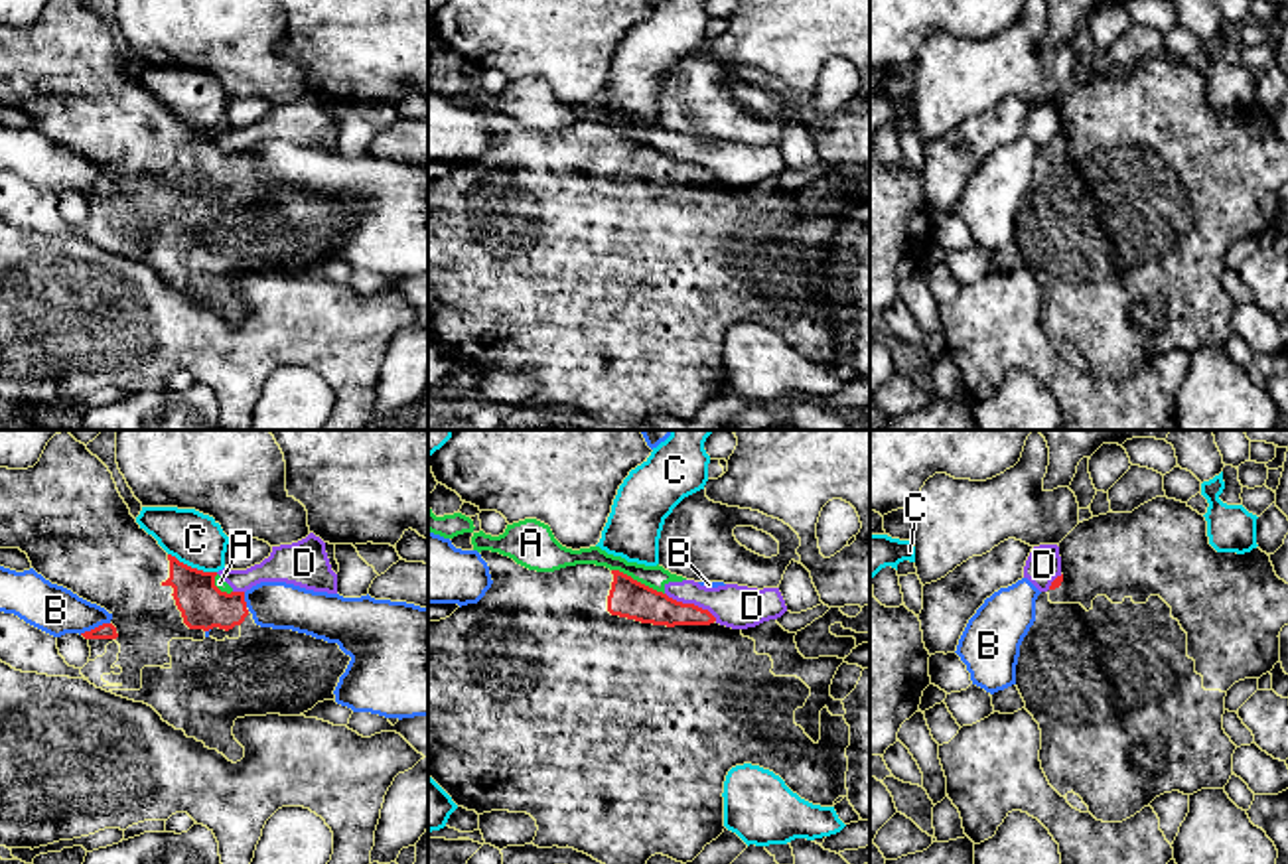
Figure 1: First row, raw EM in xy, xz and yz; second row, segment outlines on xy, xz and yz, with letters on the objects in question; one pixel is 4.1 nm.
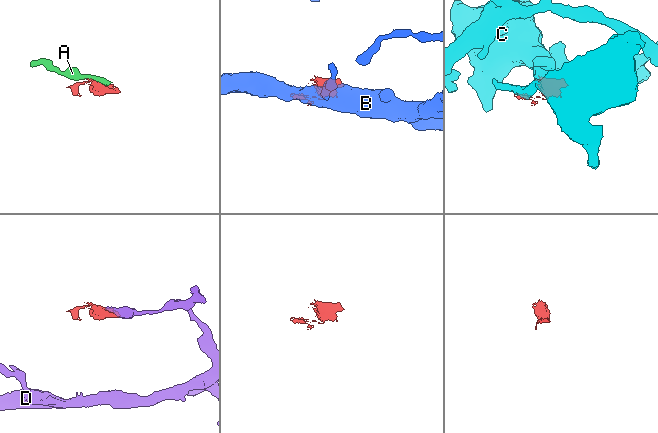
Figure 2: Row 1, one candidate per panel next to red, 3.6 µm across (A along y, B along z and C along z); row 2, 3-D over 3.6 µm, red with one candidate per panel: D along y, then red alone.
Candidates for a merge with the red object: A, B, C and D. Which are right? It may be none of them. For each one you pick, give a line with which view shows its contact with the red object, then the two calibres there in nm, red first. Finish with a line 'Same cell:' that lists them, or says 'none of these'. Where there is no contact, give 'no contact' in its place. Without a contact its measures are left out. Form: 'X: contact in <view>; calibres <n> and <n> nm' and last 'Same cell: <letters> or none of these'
Same cell: none of these

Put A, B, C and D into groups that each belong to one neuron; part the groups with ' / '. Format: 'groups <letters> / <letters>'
groups A D / B / C

